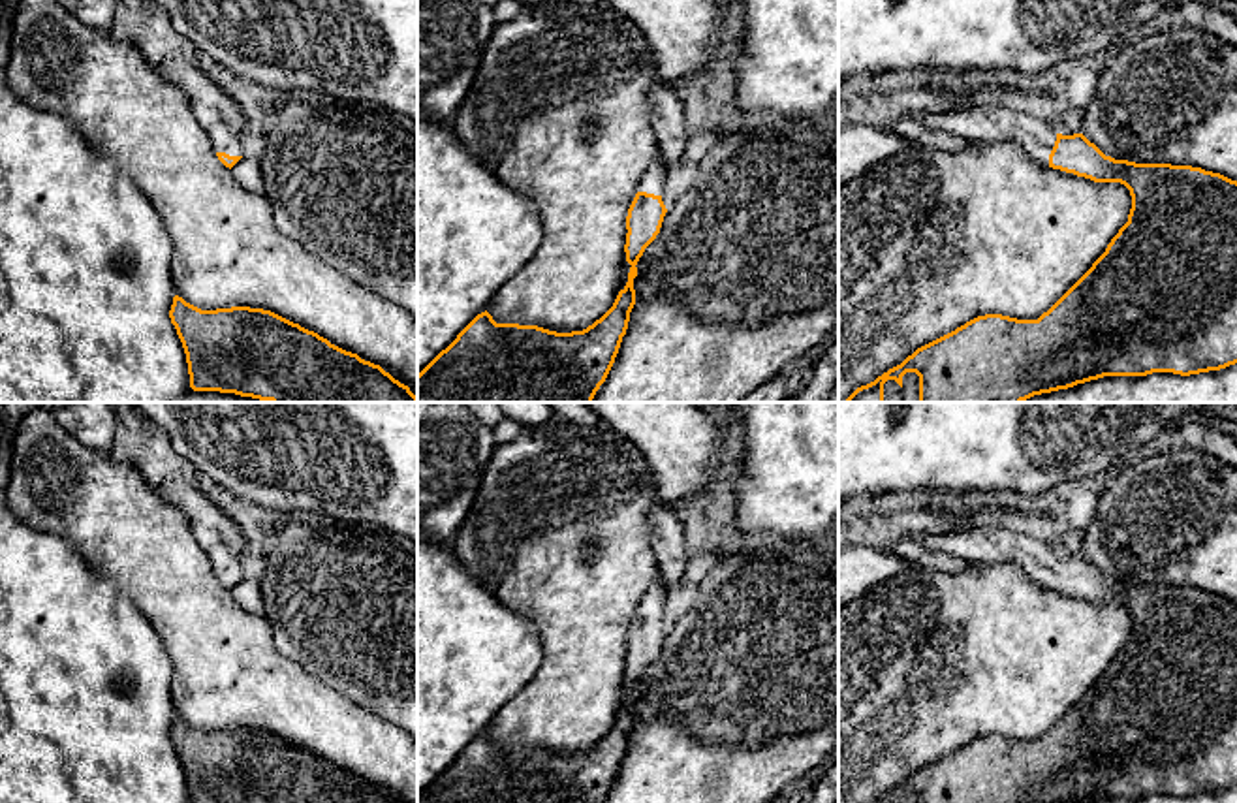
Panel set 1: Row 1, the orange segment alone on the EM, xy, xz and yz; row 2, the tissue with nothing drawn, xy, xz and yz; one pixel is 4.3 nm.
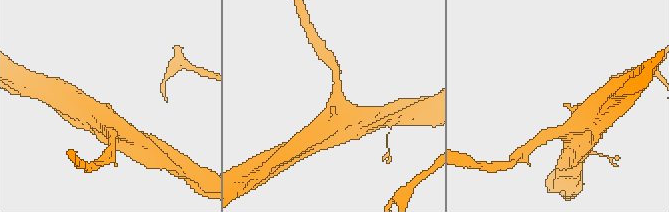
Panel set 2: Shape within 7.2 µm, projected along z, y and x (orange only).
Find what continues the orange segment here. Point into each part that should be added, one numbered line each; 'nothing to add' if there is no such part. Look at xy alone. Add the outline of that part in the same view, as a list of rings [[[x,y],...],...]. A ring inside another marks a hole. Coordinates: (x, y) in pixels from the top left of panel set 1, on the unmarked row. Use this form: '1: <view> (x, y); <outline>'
1: xy (224, 559); [[[218,542],[207,551],[214,574],[226,574],[229,577],[243,577],[241,560],[235,549],[224,542]]]

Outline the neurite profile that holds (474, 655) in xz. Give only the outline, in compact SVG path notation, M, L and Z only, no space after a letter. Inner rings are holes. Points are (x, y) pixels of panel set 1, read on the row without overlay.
M417 530L417 795L481 733L487 732L494 715L538 673L543 660L538 628L521 613L508 609L491 592L479 587L453 555L449 543L427 540Z

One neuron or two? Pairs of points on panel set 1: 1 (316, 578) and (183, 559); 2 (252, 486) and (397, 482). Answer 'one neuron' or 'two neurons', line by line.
1: two neurons
2: one neuron

